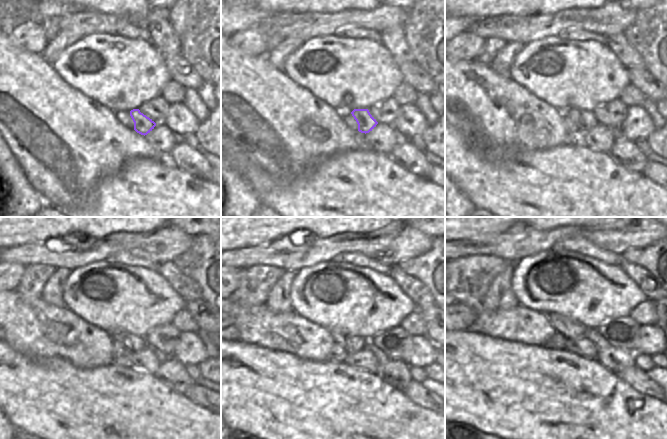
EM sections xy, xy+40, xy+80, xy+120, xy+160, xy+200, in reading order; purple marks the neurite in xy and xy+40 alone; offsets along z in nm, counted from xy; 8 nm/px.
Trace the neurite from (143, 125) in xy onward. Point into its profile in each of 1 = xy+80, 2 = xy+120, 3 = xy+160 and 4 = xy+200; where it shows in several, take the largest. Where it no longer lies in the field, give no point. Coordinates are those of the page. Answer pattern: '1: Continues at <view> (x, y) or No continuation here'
1: Continues at xy+80 (585, 120)
2: Continues at xy+120 (132, 343)
3: Continues at xy+160 (352, 343)
4: Continues at xy+200 (571, 329).

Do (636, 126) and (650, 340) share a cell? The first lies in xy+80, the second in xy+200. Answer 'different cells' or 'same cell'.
same cell

